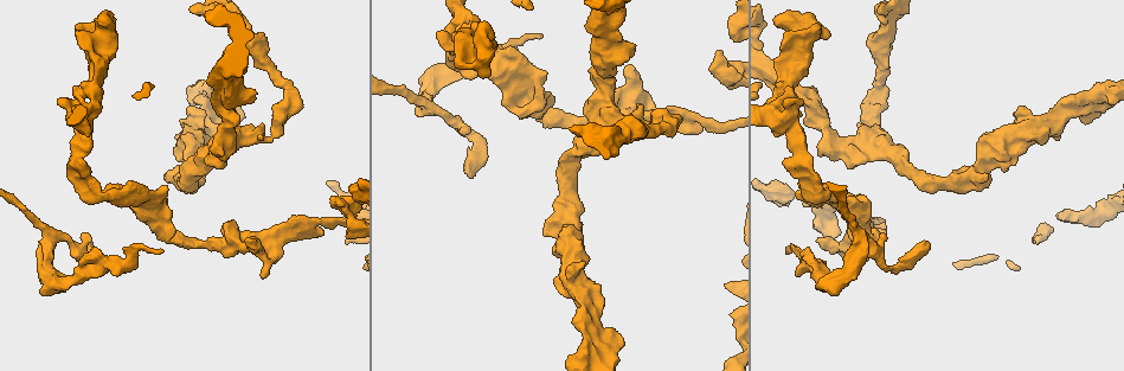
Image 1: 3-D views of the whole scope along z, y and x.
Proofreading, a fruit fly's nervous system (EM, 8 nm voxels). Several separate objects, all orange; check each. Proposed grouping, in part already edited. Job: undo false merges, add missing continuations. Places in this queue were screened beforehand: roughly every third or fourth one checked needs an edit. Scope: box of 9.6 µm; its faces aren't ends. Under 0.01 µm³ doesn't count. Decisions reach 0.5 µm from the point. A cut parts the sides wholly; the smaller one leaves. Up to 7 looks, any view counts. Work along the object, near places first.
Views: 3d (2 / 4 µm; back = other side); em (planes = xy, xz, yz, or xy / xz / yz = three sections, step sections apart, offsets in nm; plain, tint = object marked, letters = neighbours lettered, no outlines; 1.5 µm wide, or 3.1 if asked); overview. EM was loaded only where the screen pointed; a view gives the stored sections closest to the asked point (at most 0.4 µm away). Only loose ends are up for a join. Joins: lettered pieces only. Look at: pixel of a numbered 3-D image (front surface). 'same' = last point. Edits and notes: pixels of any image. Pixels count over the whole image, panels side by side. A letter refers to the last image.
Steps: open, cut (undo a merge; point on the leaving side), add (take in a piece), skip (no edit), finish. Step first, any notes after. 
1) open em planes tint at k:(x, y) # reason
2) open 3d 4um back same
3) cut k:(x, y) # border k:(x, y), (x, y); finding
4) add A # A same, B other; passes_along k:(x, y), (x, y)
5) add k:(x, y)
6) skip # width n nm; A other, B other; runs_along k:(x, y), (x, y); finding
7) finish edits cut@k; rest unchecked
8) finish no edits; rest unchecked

open em planes letters at 1:(160, 221) # abrupt turn

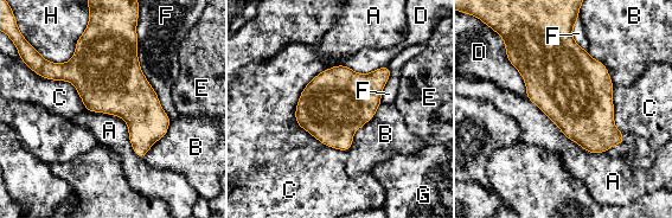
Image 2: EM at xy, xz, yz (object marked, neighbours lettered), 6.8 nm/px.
skip # A other, B other, C other, D other, E other, F other, G other, H other; border 2:(138, 5), (139, 66), (171, 119); one neuron here

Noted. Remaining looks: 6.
open em yz step 4 tint at 1:(271, 135) # thick turns thin

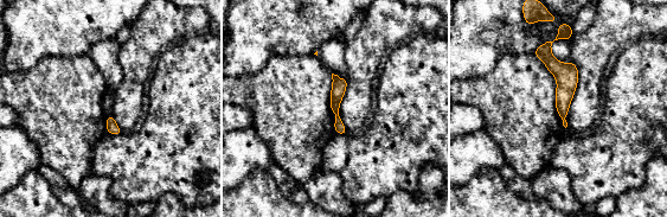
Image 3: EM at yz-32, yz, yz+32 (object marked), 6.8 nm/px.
open em planes tint same

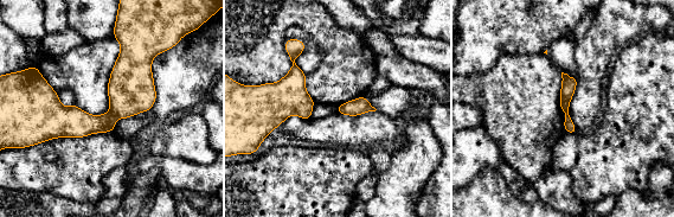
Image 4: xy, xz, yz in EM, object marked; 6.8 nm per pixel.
open em planes letters same

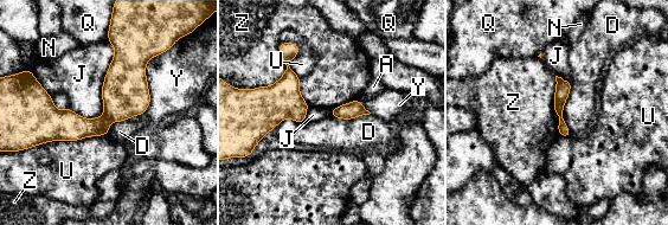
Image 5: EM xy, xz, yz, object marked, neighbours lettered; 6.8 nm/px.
cut 5:(124, 92) # A other, D other, J other, N other, Q other, U other, Y other, Z other; border 5:(103, 114), (109, 122); a second neuron is stuck on

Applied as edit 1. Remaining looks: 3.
open overview # see it whole again

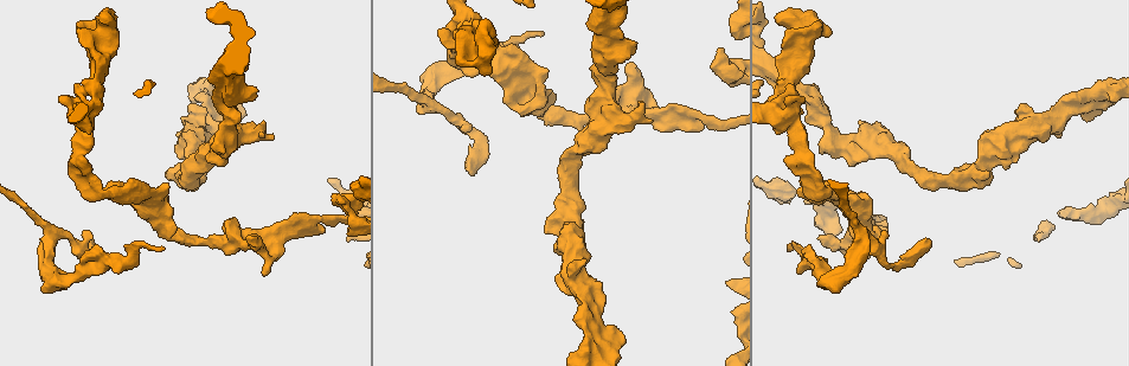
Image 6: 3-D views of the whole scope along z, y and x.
open em planes plain at 6:(776, 17) # stops while still wide

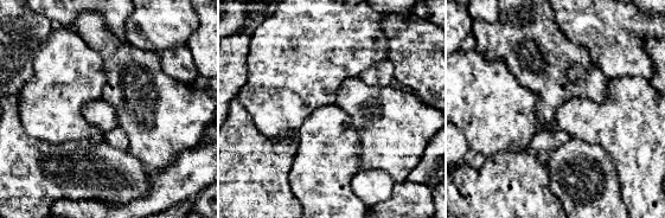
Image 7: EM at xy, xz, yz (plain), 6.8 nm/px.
open em planes letters same # what lies round it

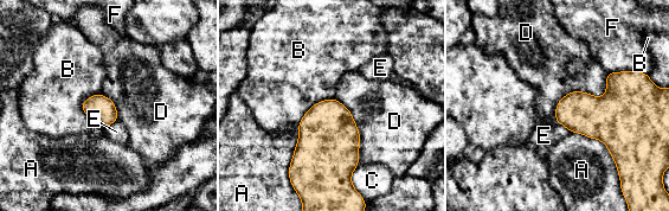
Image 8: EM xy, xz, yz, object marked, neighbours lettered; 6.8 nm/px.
skip # A other, B other, C other, D other, E other, F other; border 8:(101, 91), (82, 110), (104, 128); no lettered piece goes on from it

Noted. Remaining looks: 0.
finish edits cut@5; rest unchecked

